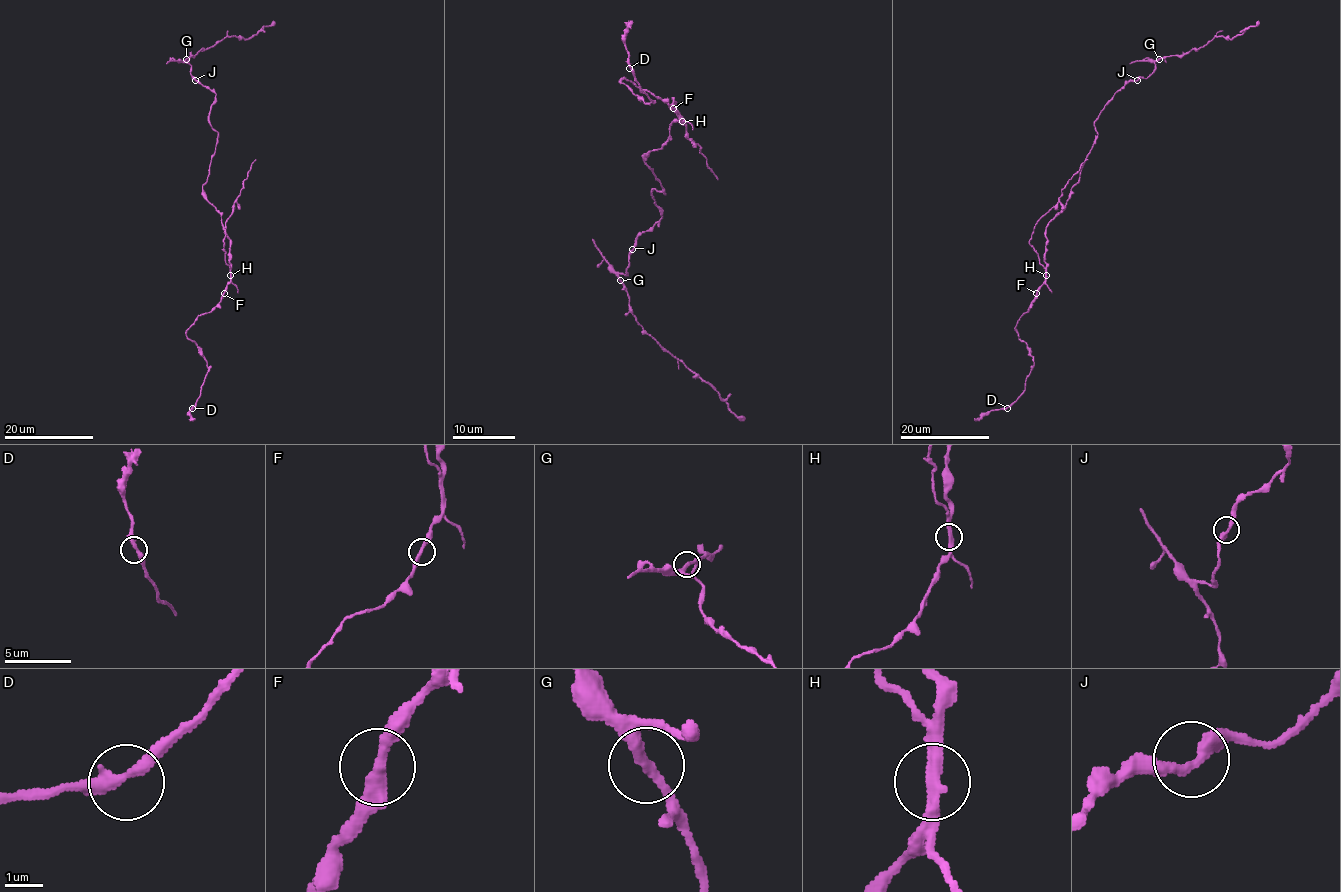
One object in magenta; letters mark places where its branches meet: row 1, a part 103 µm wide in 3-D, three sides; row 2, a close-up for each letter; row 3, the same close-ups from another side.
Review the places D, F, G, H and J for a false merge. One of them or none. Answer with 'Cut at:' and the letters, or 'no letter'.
Cut at: H

